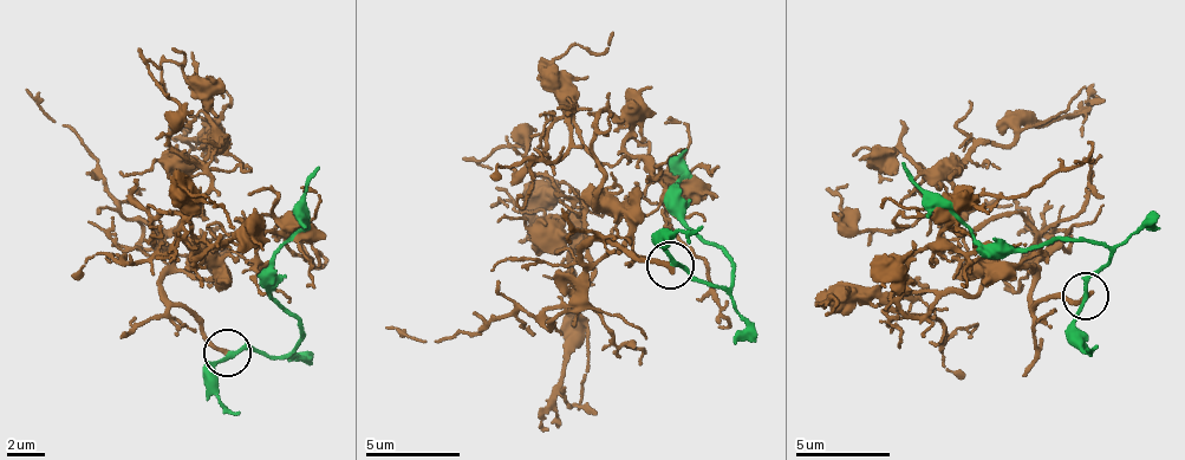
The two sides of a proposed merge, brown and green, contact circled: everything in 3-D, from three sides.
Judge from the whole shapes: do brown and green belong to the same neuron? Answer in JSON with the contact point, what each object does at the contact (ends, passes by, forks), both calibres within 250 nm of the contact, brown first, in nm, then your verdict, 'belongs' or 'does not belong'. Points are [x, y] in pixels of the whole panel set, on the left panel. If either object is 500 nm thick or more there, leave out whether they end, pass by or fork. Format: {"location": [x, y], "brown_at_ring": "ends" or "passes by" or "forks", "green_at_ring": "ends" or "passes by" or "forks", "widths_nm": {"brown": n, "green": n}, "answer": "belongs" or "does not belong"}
{"location": [227, 352], "brown_at_ring": "ends", "green_at_ring": "passes by", "widths_nm": {"brown": 300, "green": 200}, "answer": "does not belong"}

